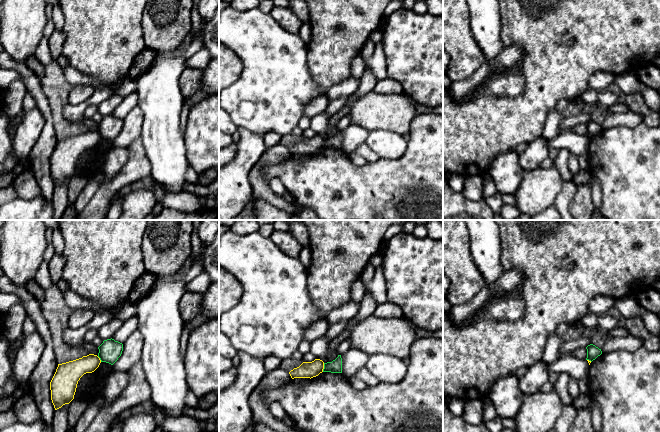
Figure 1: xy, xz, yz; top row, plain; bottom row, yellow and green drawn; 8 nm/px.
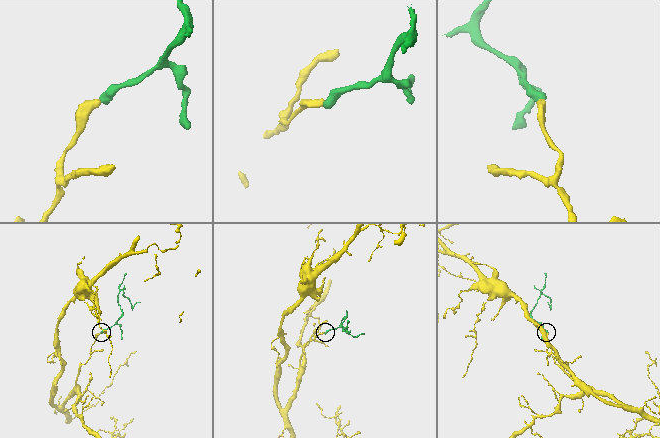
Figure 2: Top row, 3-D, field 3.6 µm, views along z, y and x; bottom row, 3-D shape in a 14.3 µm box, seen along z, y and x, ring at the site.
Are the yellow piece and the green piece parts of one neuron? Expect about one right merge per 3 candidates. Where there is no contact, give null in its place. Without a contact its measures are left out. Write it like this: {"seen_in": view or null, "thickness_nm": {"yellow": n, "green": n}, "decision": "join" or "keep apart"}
{"seen_in": "xz", "thickness_nm": {"yellow": 130, "green": 100}, "decision": "keep apart"}

